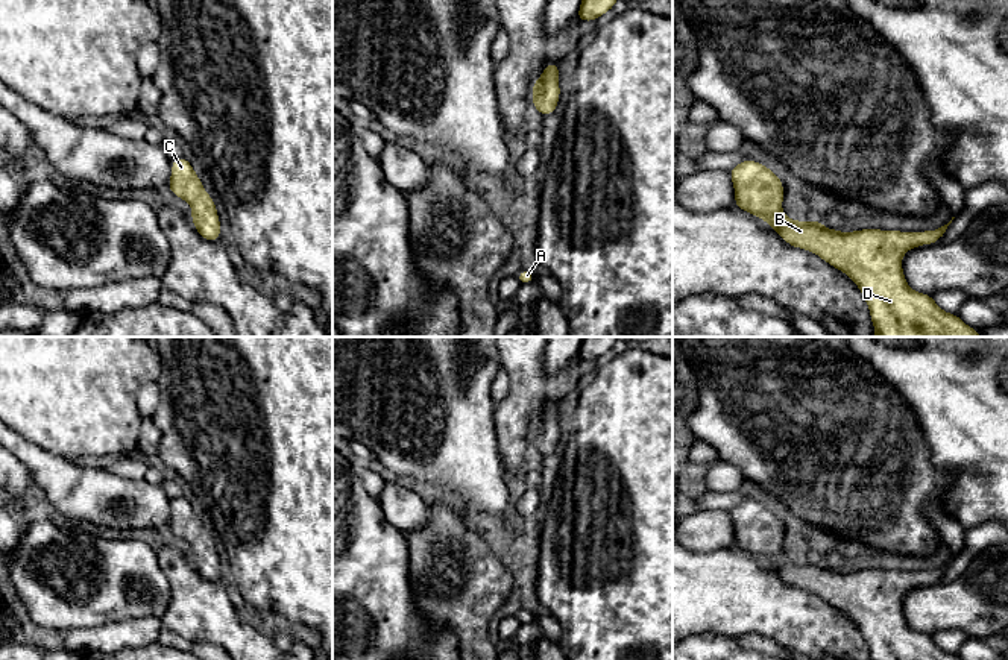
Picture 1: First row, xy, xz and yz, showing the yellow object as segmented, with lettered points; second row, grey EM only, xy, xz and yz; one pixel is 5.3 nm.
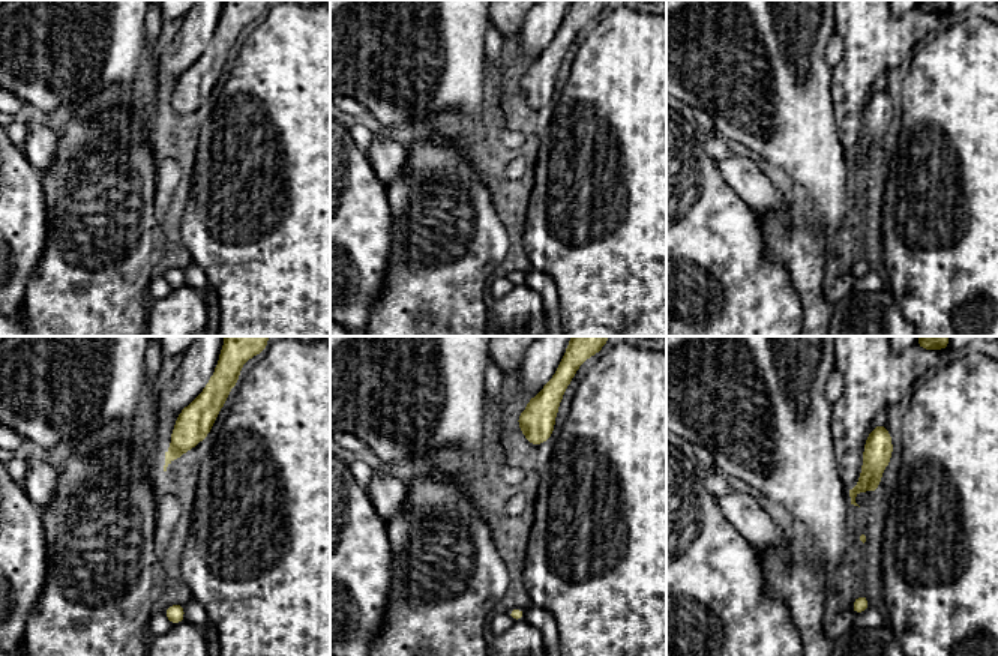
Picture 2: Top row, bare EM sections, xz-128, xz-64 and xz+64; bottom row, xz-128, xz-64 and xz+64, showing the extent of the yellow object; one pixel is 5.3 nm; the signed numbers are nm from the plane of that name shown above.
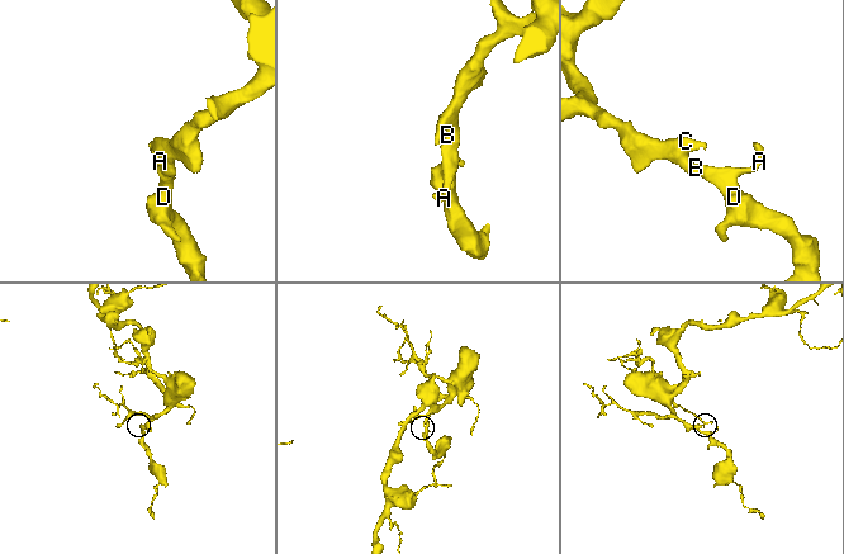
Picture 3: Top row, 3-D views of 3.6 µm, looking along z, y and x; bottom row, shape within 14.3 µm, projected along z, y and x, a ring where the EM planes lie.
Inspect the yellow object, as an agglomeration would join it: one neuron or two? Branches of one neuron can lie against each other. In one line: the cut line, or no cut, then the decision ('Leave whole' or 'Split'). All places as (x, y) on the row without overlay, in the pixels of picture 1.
No split. Leave whole

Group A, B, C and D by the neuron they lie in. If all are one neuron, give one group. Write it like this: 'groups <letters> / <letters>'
groups A B C D

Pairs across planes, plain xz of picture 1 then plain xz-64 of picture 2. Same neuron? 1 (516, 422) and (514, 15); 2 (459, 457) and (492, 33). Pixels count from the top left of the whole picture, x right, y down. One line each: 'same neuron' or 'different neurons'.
1: same neuron
2: different neurons

